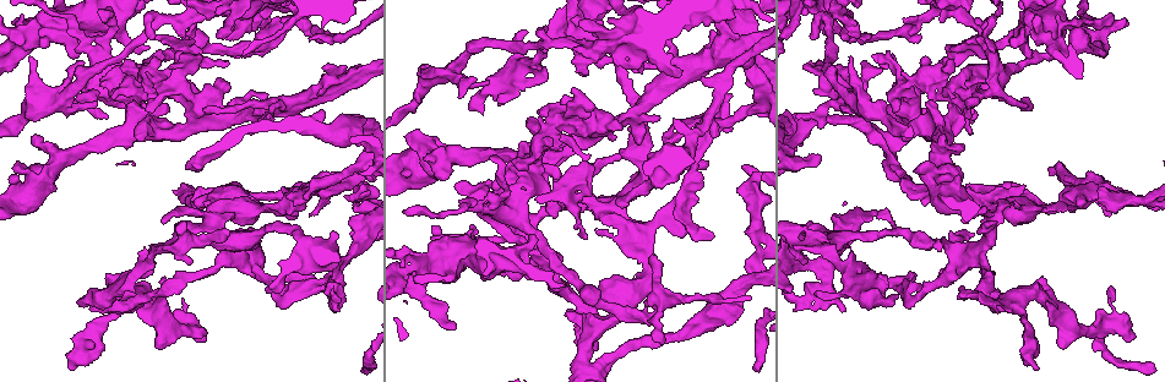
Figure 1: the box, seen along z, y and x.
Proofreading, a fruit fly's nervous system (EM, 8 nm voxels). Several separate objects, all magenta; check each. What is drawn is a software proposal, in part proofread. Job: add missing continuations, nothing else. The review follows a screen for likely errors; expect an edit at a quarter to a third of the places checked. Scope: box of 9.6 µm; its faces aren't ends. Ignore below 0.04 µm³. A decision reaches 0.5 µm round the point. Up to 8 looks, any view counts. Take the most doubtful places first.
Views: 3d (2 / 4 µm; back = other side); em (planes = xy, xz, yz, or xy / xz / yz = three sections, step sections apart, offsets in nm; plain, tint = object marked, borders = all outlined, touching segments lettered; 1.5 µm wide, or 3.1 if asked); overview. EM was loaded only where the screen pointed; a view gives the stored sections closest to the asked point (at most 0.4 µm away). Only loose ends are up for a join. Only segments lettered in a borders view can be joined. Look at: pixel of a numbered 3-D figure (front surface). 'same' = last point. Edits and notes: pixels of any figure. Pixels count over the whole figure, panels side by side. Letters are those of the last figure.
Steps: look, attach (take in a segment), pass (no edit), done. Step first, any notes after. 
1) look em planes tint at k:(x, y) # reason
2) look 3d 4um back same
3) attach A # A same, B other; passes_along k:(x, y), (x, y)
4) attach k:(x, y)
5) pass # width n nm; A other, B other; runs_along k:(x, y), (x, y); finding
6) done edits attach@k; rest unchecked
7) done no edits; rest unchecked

look 3d 4um at 1:(145, 16) # free end

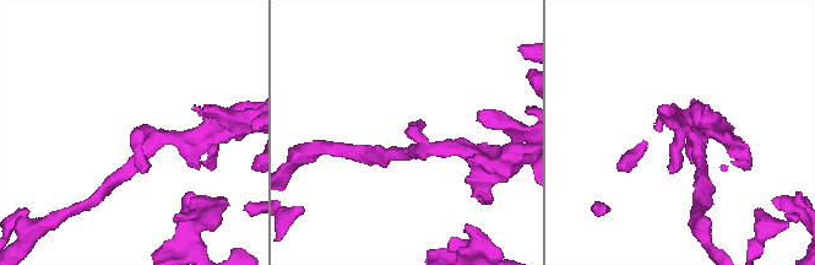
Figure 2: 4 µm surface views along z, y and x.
look em planes borders at 2:(406, 131)

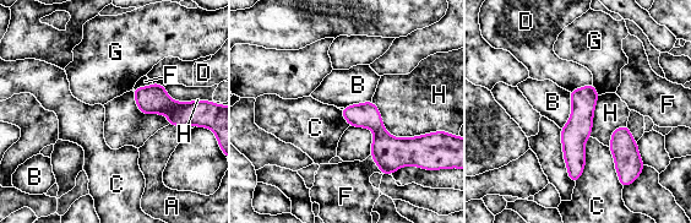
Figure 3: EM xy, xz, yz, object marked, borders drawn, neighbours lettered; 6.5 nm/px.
pass # longest_contact H 440 nm; A other, B other, C other, D other, F other, G other, H other; border 3:(589, 135), (585, 168), (575, 181); no lettered segment goes on from it

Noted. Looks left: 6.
look em planes borders at 1:(538, 201) # branch stops here

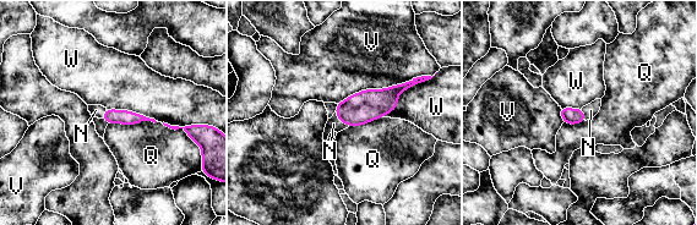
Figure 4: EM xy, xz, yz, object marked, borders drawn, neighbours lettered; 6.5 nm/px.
attach N # N same, Q other, V other, W other; passes_along 4:(368, 105), (339, 120), (333, 124); it goes on there

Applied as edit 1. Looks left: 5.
look overview # see it whole again

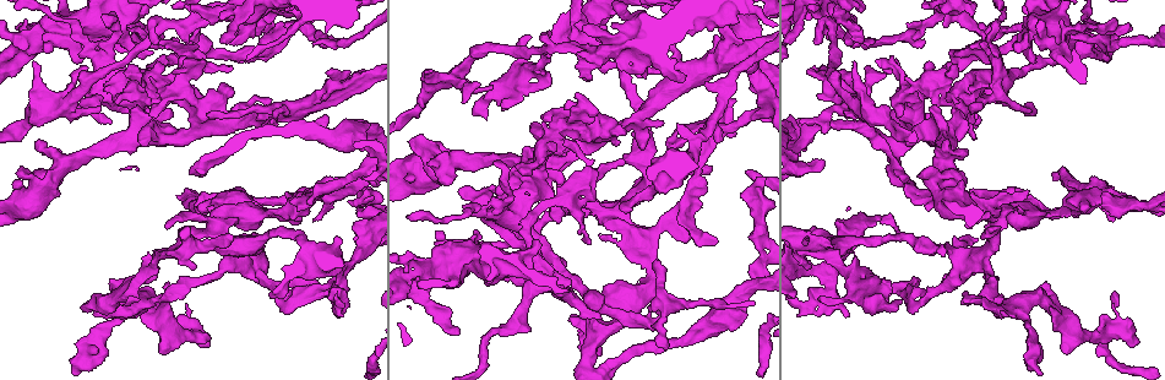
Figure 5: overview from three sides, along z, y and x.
look 3d 4um back at 5:(1024, 192)

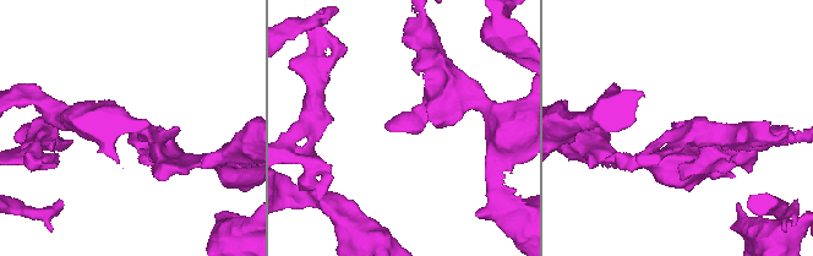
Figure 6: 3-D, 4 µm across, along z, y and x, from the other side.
look em xz step 8 borders at 6:(680, 124)

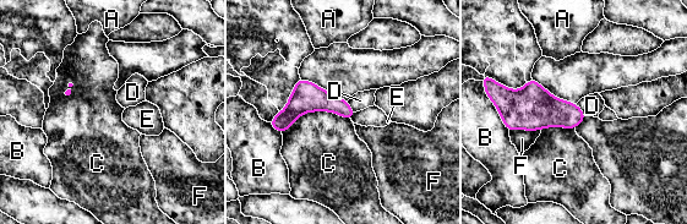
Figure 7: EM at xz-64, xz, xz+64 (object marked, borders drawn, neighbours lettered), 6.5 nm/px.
look em planes borders same

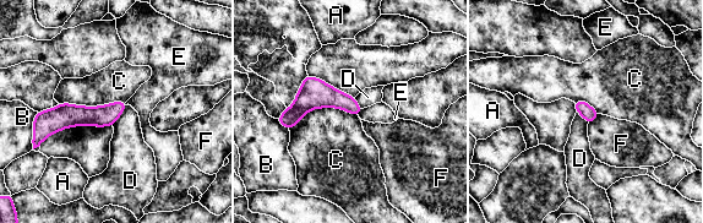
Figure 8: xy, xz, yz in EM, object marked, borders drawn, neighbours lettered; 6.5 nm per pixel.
pass # longest_contact C 460 nm; A other, B other, C other, D other, E other, F other; border 8:(358, 115), (314, 108), (289, 130); none of them fits

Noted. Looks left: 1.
done edits attach@4; rest unchecked

